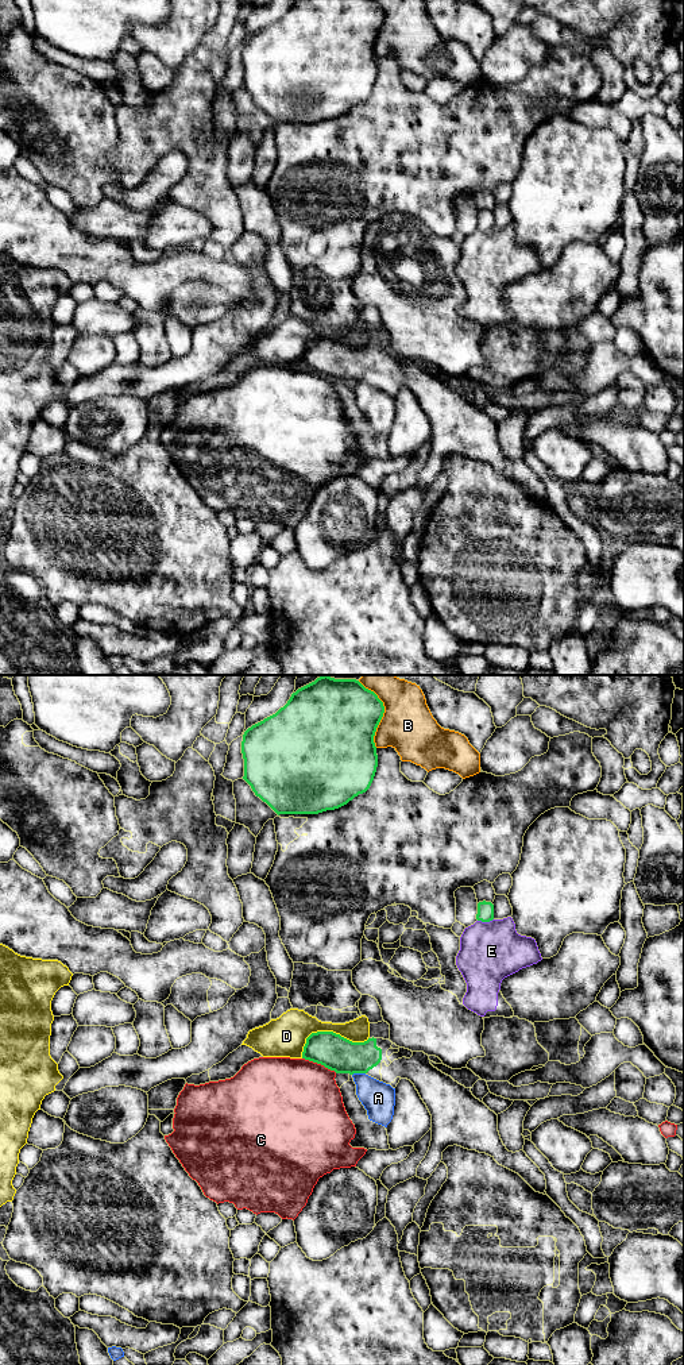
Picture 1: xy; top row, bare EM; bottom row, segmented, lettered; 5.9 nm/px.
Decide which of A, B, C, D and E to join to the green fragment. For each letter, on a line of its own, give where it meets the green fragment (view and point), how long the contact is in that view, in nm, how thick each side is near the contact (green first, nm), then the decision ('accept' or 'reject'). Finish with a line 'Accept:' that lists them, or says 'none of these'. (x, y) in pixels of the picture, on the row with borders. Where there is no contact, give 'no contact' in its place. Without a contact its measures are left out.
A: xy (358, 1072) | 80 nm | 200/200 nm | reject
B: xy (383, 712) | 420 nm | 440/320 nm | reject
C: xy (320, 1063) | 220 nm | 200/480 nm | reject
D: xy (328, 1032) | 420 nm | 200/240 nm | reject
E: xy (485, 921) | 100 nm | 100/360 nm | reject
Accept: none of these

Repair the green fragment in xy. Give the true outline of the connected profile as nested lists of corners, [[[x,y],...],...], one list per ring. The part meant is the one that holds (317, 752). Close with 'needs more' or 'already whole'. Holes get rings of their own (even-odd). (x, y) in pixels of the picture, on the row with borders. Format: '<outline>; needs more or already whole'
[[[322,675],[291,694],[275,714],[248,728],[243,734],[243,779],[256,797],[279,814],[318,814],[335,810],[366,793],[378,767],[374,736],[384,706],[378,695],[356,679],[335,679]]]; already whole

